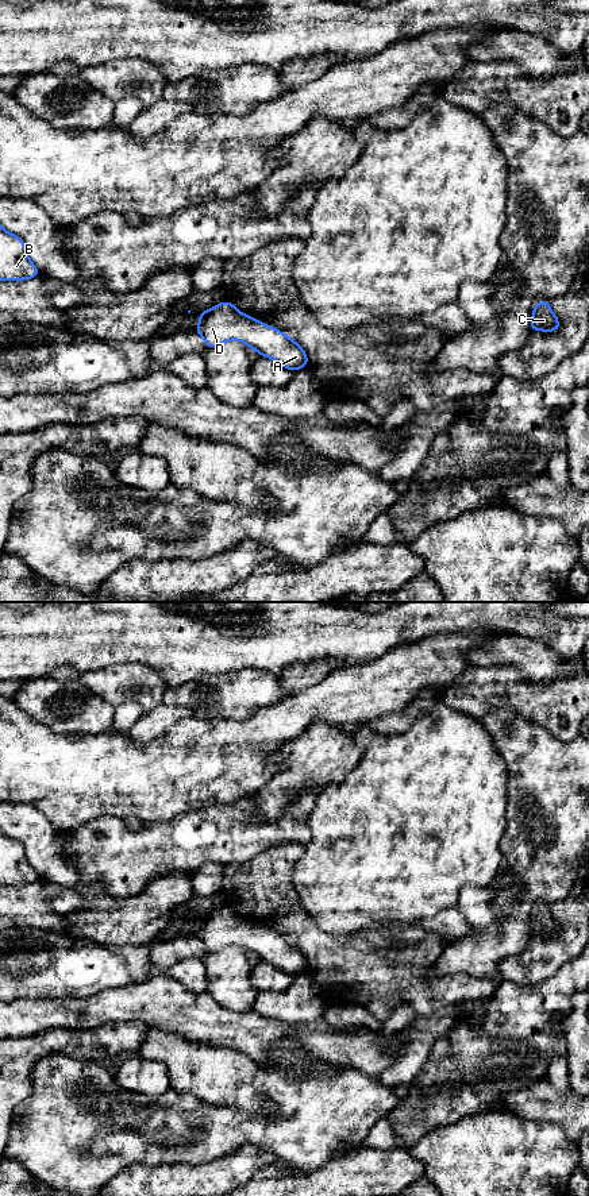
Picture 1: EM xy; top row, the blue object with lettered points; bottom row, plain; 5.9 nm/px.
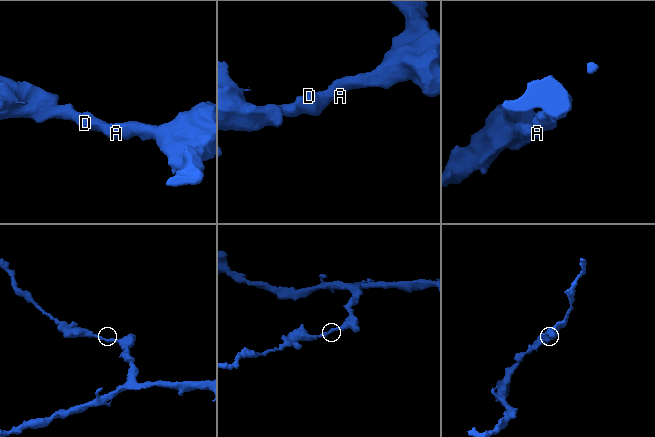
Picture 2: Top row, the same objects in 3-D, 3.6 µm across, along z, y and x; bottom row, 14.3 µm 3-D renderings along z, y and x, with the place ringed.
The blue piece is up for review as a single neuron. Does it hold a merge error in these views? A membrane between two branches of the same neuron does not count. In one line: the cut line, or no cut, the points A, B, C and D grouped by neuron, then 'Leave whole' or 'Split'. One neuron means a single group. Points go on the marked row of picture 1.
No split. Groups: A B C D. Leave whole

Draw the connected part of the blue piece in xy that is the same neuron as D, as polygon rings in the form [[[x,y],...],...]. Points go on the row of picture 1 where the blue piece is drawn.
[[[228,301],[205,309],[199,316],[199,321],[195,331],[204,339],[207,348],[238,339],[259,355],[267,356],[292,371],[309,363],[305,351],[293,339],[249,315],[240,313]]]

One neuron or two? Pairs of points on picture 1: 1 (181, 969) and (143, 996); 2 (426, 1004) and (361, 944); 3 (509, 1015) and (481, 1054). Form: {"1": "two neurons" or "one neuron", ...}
{"1": "two neurons", "2": "one neuron", "3": "one neuron"}

